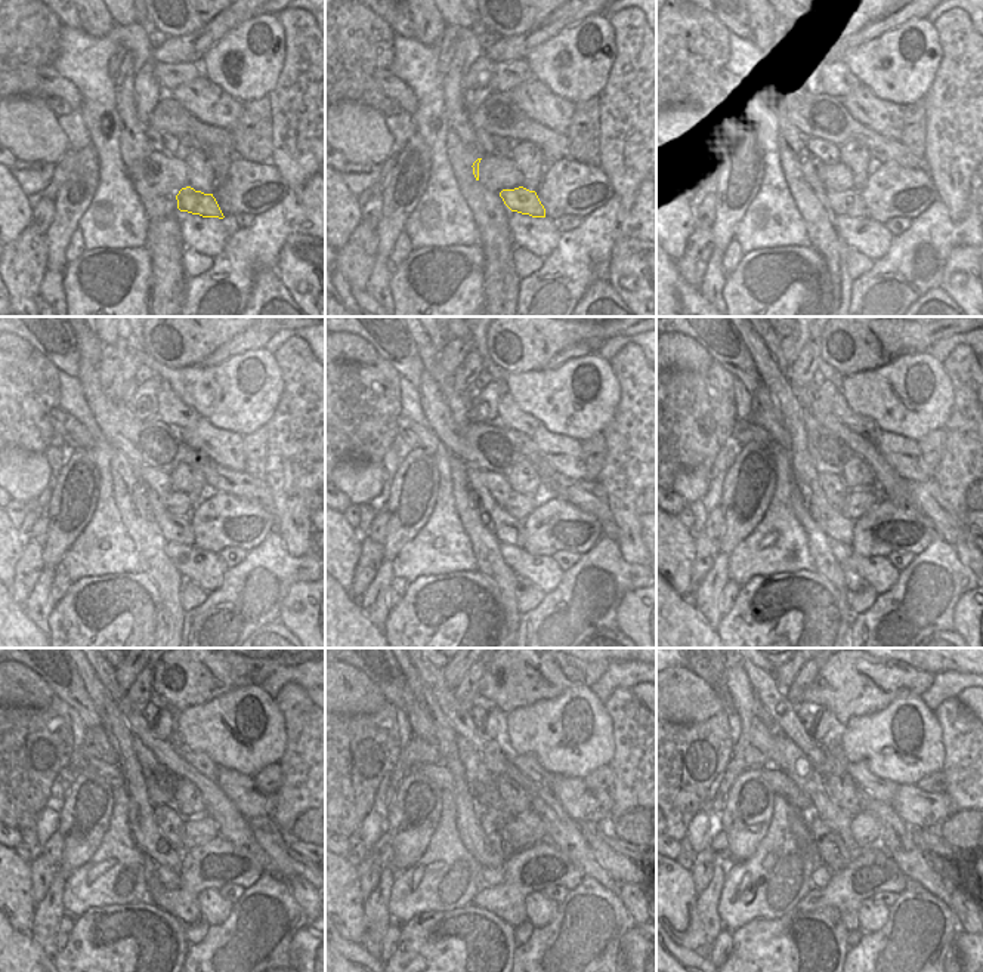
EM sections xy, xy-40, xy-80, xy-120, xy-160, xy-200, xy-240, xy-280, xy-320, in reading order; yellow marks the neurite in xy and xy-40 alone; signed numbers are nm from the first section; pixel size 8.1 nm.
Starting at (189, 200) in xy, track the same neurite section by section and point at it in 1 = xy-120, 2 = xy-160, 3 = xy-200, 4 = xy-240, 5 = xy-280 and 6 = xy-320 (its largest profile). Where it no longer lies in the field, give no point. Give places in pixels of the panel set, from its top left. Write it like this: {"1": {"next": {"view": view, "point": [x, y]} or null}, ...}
{"1": {"next": {"view": "xy-120", "point": [176, 530]}}, "2": {"next": {"view": "xy-160", "point": [509, 530]}}, "3": {"next": {"view": "xy-200", "point": [832, 522]}}, "4": {"next": {"view": "xy-240", "point": [113, 721]}}, "5": {"next": {"view": "xy-280", "point": [447, 738]}}, "6": {"next": {"view": "xy-320", "point": [760, 710]}}}

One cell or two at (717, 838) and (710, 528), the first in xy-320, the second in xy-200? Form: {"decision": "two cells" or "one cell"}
{"decision": "one cell"}

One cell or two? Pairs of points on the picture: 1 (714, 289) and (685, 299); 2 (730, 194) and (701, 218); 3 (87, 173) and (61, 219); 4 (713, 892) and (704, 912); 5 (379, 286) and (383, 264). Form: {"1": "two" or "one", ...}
{"1": "two", "2": "two", "3": "one", "4": "one", "5": "one"}

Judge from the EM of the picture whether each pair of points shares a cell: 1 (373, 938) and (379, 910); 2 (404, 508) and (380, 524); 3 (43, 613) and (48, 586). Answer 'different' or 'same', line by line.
1: same
2: different
3: same

